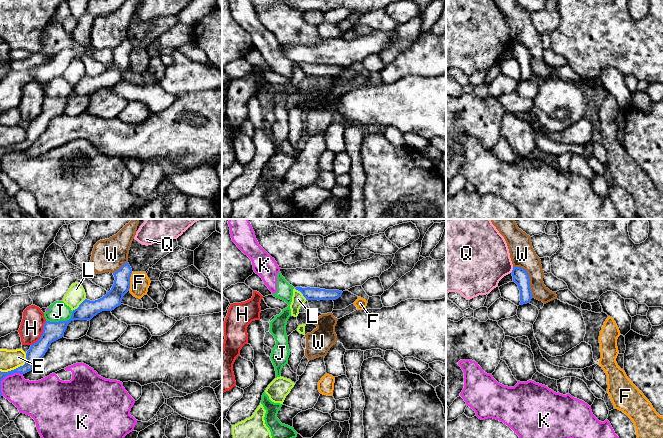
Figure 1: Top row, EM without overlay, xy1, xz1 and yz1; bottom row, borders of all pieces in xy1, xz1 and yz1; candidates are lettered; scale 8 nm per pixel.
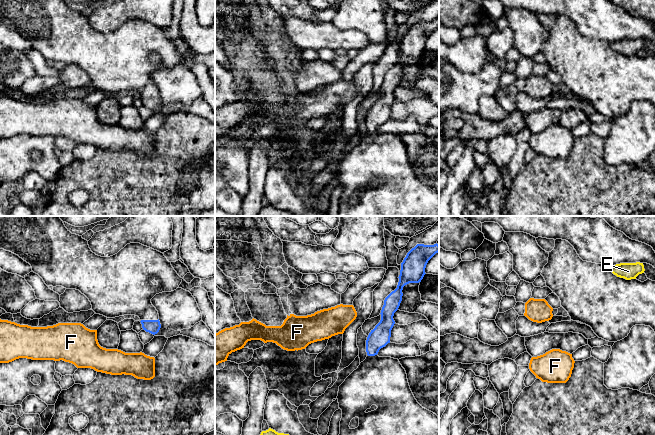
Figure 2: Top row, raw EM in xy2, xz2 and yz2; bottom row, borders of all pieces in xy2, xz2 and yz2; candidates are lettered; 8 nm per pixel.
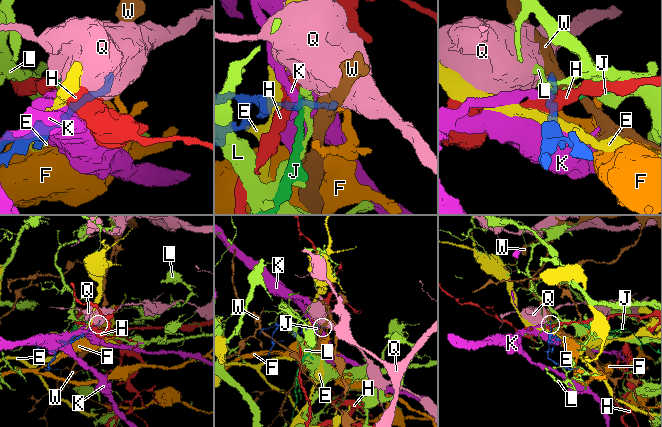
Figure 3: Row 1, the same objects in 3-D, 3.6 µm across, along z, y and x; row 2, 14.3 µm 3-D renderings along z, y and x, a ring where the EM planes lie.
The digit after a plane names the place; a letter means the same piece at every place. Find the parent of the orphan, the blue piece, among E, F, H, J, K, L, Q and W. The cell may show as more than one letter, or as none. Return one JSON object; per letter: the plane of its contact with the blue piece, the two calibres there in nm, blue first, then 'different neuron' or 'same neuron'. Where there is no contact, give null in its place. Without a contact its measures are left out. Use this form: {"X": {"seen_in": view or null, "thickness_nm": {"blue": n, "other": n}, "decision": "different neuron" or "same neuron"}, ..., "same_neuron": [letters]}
{"E": {"seen_in": "xy1", "thickness_nm": {"blue": 130, "other": 160}, "decision": "different neuron"}, "F": {"seen_in": "xy1", "thickness_nm": {"blue": 140, "other": 160}, "decision": "different neuron"}, "H": {"seen_in": "xy1", "thickness_nm": {"blue": 160, "other": 190}, "decision": "different neuron"}, "J": {"seen_in": "xy1", "thickness_nm": {"blue": 160, "other": 160}, "decision": "different neuron"}, "K": {"seen_in": "xy1", "thickness_nm": {"blue": 80, "other": 260}, "decision": "different neuron"}, "L": {"seen_in": "xy1", "thickness_nm": {"blue": 150, "other": 150}, "decision": "different neuron"}, "Q": {"seen_in": "yz1", "thickness_nm": {"blue": 130, "other": 420}, "decision": "different neuron"}, "W": {"seen_in": "yz1", "thickness_nm": {"blue": 130, "other": 200}, "decision": "different neuron"}, "same_neuron": []}

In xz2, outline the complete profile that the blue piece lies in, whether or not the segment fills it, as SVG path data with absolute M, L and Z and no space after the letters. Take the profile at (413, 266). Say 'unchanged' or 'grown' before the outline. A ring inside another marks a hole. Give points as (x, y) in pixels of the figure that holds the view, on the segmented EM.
grown | M437 243L417 244L401 263L397 288L385 298L381 320L367 337L366 359L339 386L337 399L342 410L339 435L439 435L439 417L417 402L399 360L377 355L381 348L390 343L391 330L395 324L393 316L402 301L403 287L409 283L421 282L428 261L438 252ZM355 417L359 418L359 426L351 429L349 425Z

